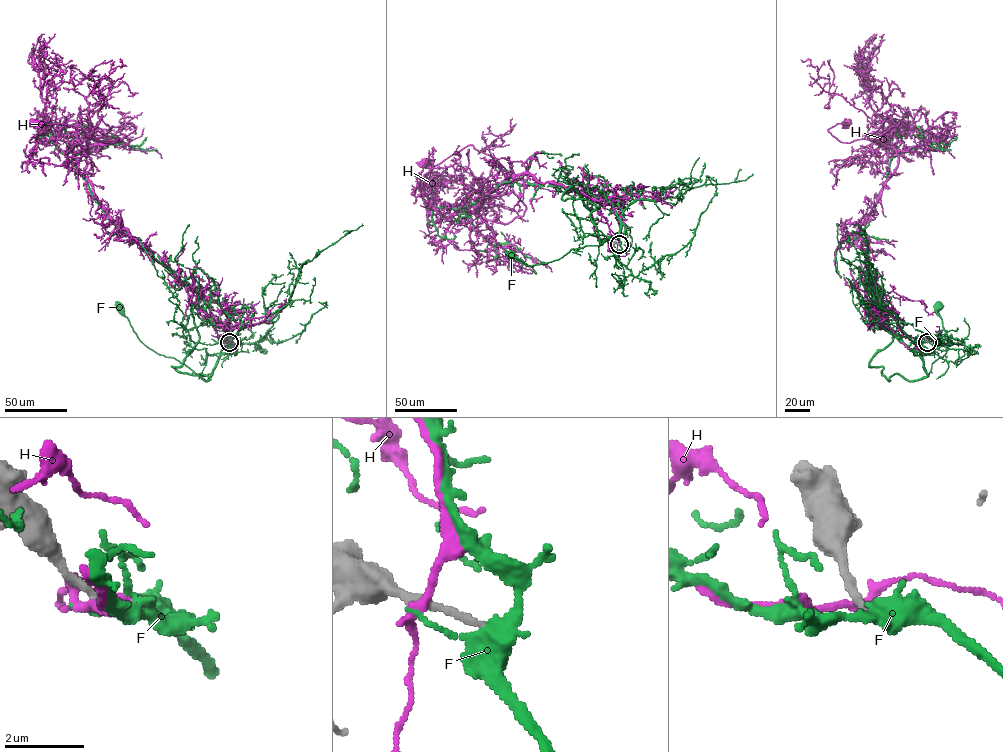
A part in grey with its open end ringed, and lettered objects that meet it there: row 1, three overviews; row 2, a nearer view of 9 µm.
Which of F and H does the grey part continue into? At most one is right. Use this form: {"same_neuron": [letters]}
{"same_neuron": []}

